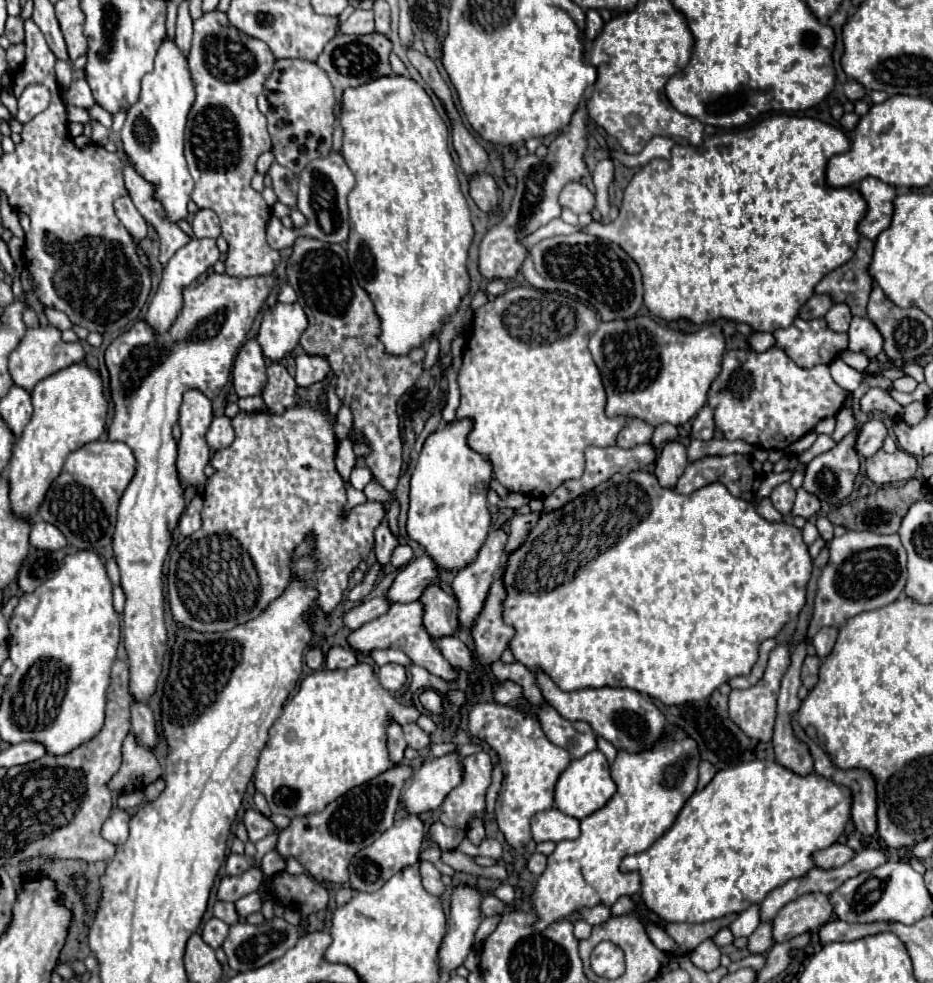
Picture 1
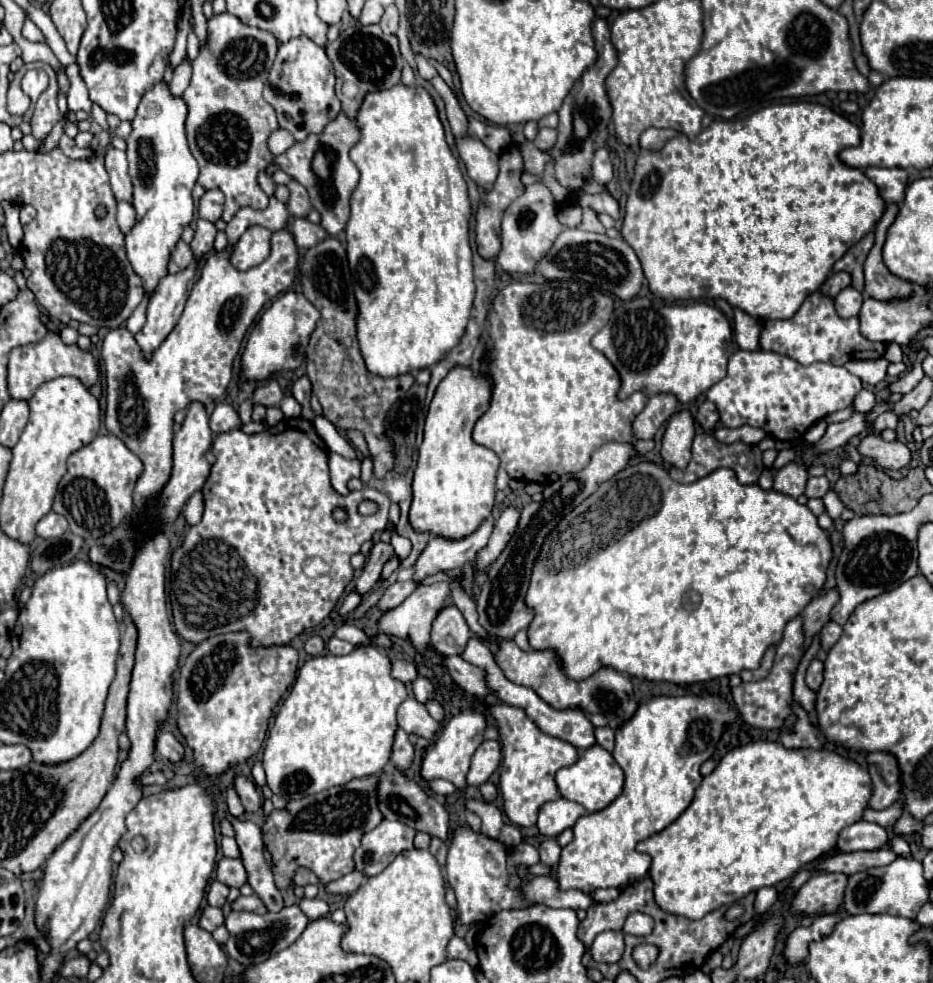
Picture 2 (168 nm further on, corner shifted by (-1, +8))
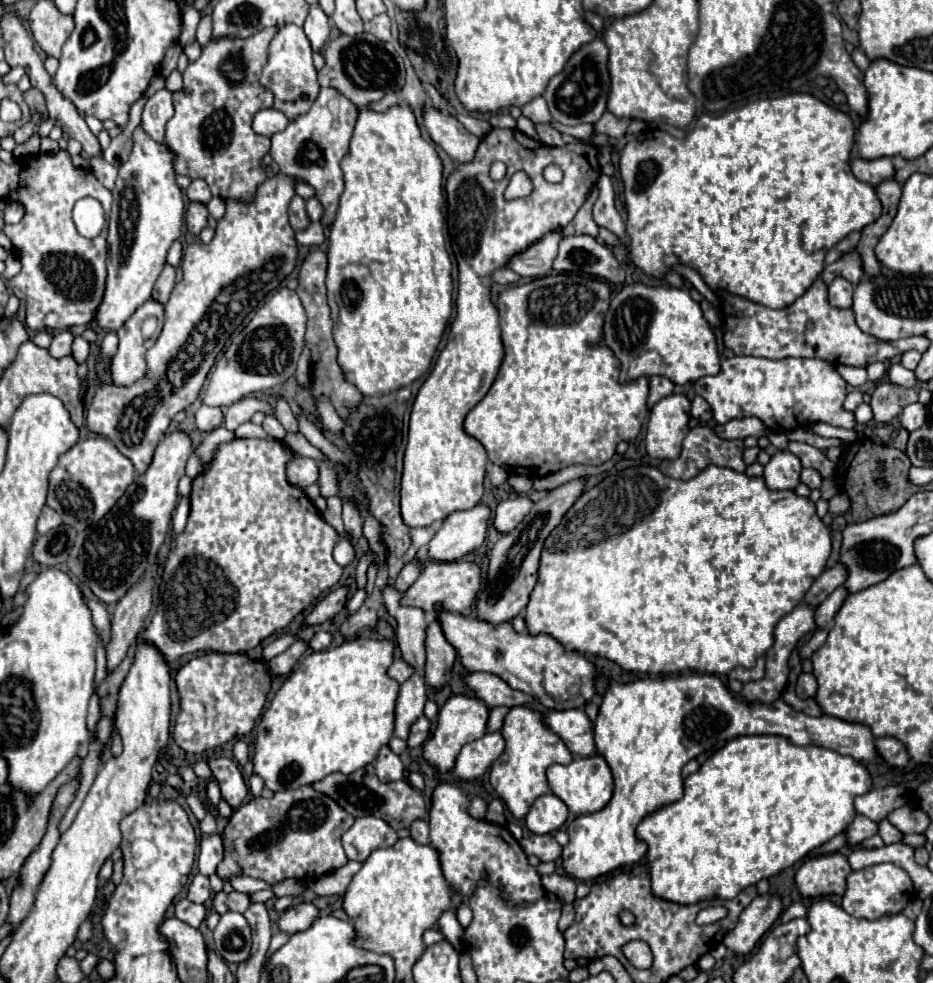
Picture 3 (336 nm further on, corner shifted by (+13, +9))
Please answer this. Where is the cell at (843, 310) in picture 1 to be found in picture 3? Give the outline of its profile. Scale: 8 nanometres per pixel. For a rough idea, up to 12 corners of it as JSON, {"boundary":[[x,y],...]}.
{"boundary":[[836,278],[828,286],[834,308],[850,308],[854,286]]}

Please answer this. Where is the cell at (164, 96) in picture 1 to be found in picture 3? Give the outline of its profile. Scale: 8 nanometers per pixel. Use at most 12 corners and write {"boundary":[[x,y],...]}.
{"boundary":[[142,126],[118,166],[96,322],[142,306],[184,224],[176,154]]}

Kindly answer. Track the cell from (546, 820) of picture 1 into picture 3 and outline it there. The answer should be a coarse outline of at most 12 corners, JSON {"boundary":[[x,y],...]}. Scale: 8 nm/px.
{"boundary":[[552,792],[532,804],[526,826],[552,834],[568,818],[566,804]]}

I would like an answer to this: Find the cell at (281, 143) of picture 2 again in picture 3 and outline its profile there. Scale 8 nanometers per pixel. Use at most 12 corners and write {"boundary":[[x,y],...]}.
{"boundary":[[272,108],[254,116],[256,134],[282,132],[288,118]]}

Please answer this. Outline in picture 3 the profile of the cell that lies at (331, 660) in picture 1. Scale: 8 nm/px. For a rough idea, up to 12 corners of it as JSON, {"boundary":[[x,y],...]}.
{"boundary":[[318,630],[310,640],[312,650],[324,650],[332,644],[332,634]]}

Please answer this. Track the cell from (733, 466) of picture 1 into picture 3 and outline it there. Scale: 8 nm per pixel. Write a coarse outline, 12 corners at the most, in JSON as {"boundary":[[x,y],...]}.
{"boundary":[[710,426],[686,434],[680,458],[660,472],[690,480],[708,464],[744,472],[742,440],[722,440]]}

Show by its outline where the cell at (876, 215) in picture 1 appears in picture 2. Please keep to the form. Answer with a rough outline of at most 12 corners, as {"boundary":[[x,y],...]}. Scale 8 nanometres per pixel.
{"boundary":[[868,167],[886,203],[902,203],[908,175],[904,169]]}

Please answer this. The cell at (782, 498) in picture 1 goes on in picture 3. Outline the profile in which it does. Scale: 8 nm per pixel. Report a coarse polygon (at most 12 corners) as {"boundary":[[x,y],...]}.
{"boundary":[[776,452],[764,466],[770,490],[794,490],[800,482],[800,460]]}

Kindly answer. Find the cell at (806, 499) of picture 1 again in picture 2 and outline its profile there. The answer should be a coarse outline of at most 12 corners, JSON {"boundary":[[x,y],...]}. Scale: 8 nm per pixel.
{"boundary":[[810,477],[806,497],[824,497],[830,489],[826,477]]}

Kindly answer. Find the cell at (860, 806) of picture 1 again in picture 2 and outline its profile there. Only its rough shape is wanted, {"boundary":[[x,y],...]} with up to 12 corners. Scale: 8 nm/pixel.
{"boundary":[[886,751],[866,761],[874,781],[870,807],[886,809],[902,791],[898,761]]}

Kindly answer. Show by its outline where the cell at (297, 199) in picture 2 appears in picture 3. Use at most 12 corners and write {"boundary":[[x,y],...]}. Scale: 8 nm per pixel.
{"boundary":[[304,198],[290,200],[288,218],[294,230],[310,224]]}

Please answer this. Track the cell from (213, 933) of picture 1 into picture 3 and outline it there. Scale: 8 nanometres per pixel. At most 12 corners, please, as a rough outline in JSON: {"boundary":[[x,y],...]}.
{"boundary":[[184,898],[176,904],[176,918],[198,928],[206,908]]}

